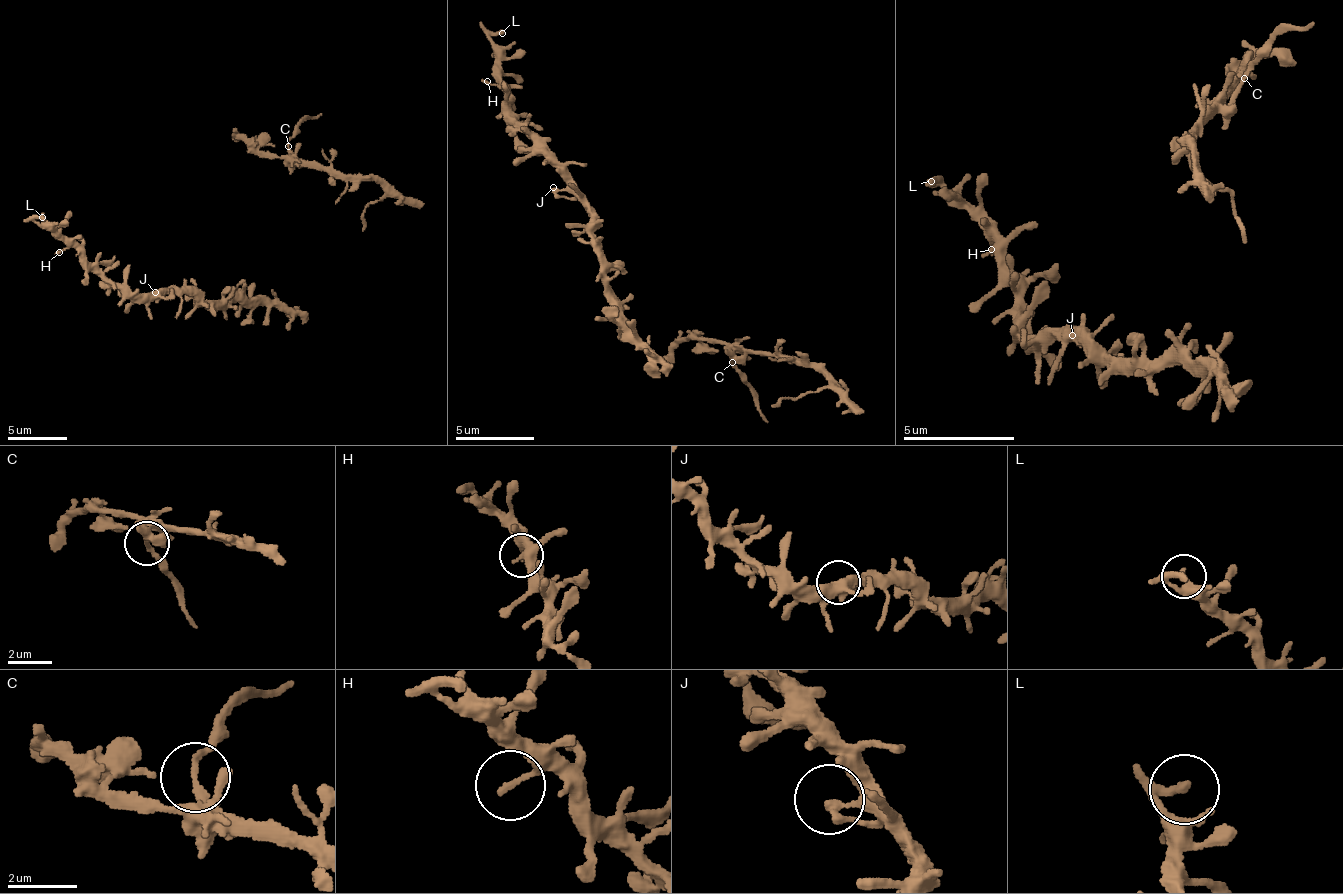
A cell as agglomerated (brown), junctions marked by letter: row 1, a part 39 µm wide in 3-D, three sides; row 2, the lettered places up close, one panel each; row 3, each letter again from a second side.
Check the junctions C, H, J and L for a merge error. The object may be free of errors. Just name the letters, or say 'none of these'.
C

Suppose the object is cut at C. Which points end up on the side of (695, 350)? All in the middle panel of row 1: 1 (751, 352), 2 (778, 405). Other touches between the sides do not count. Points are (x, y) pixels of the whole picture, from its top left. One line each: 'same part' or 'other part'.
1: same part
2: same part

